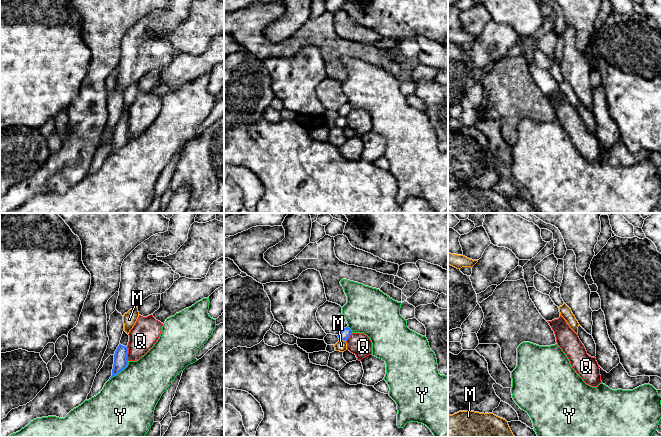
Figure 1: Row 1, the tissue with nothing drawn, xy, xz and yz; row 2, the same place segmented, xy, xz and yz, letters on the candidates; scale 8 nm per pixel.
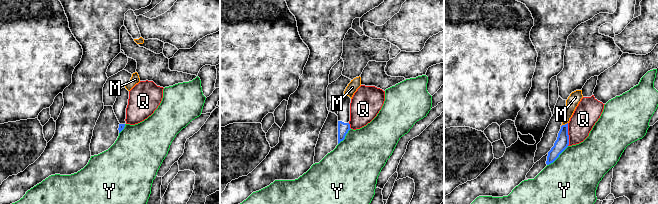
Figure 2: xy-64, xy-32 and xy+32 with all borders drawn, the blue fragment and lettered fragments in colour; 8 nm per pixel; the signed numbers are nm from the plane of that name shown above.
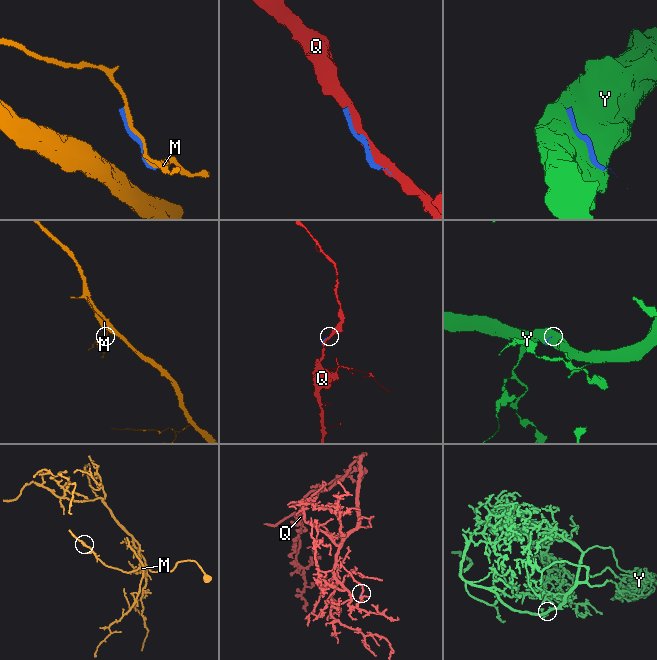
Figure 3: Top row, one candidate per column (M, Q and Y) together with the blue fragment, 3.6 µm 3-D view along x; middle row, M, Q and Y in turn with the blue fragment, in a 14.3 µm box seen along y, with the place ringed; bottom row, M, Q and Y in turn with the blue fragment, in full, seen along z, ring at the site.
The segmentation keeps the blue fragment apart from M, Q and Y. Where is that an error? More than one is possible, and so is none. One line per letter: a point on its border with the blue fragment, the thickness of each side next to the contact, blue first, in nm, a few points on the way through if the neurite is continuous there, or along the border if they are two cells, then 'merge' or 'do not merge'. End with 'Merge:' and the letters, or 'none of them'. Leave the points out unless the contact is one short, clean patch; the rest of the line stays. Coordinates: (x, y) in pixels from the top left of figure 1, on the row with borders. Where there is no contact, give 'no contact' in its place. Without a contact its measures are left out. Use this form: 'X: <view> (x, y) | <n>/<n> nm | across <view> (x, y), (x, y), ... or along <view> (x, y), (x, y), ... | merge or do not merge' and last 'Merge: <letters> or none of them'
M: xz (342, 339) | 80/90 nm | do not merge
Q: xy (127, 353) | 110/220 nm | do not merge
Y: xy (120, 371) | 110/460 nm | do not merge
Merge: none of them

